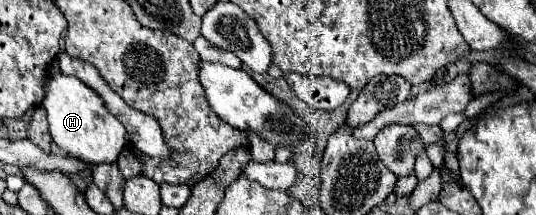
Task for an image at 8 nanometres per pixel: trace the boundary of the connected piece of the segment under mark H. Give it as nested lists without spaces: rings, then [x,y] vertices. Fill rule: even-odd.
[[[63,74],[51,76],[51,80],[47,82],[47,94],[43,106],[47,110],[47,122],[53,142],[69,156],[75,156],[89,164],[115,162],[121,150],[131,144],[129,132],[109,112],[105,102],[101,102],[101,96],[89,86],[85,86],[85,82],[73,76]]]

